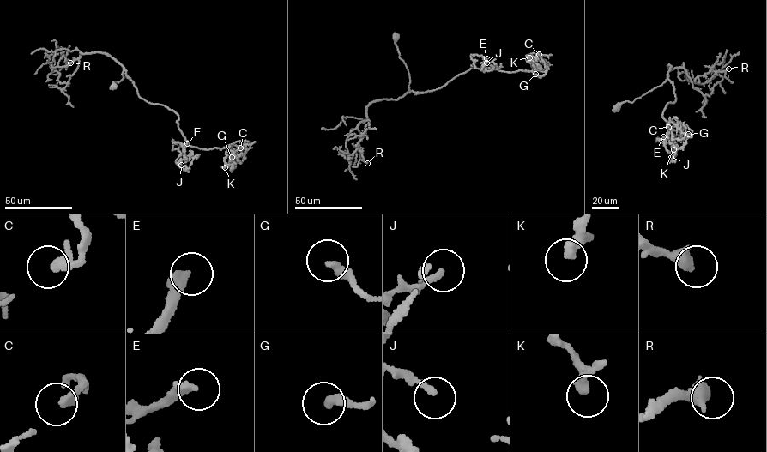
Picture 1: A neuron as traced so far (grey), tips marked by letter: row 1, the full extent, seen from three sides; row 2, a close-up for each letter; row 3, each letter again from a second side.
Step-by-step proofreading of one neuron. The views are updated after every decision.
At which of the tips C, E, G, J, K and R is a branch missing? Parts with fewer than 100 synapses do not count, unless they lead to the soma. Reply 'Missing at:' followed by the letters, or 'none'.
Missing at: E

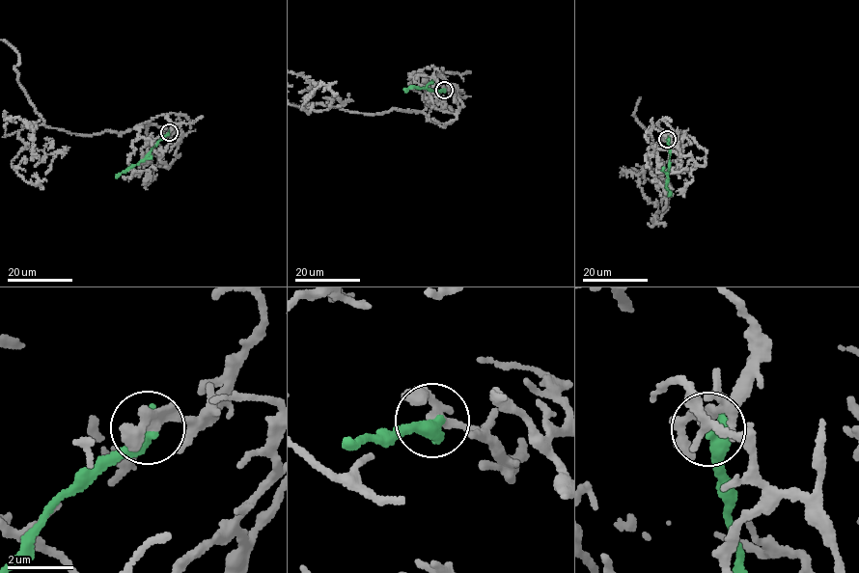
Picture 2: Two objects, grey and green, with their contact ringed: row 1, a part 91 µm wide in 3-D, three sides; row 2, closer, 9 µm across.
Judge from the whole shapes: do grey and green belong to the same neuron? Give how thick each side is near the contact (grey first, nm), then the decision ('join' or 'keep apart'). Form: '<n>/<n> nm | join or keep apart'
260/550 nm | keep apart

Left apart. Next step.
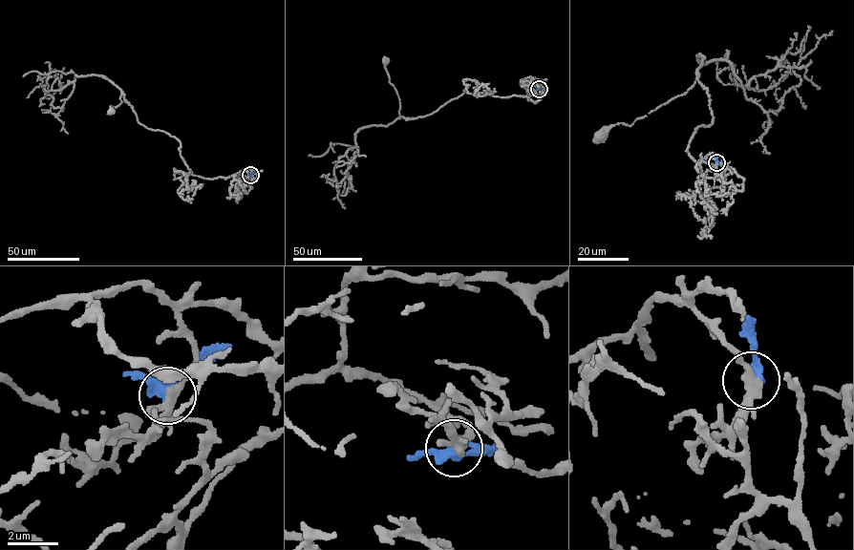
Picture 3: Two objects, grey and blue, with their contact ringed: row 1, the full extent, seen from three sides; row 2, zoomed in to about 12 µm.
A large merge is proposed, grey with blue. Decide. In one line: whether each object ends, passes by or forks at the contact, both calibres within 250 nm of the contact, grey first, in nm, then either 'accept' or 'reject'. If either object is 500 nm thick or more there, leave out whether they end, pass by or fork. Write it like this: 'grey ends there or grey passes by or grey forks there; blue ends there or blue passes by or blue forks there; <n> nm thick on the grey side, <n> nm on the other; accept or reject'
grey passes by; blue passes by; 380 nm thick on the grey side, 320 nm on the other; reject

